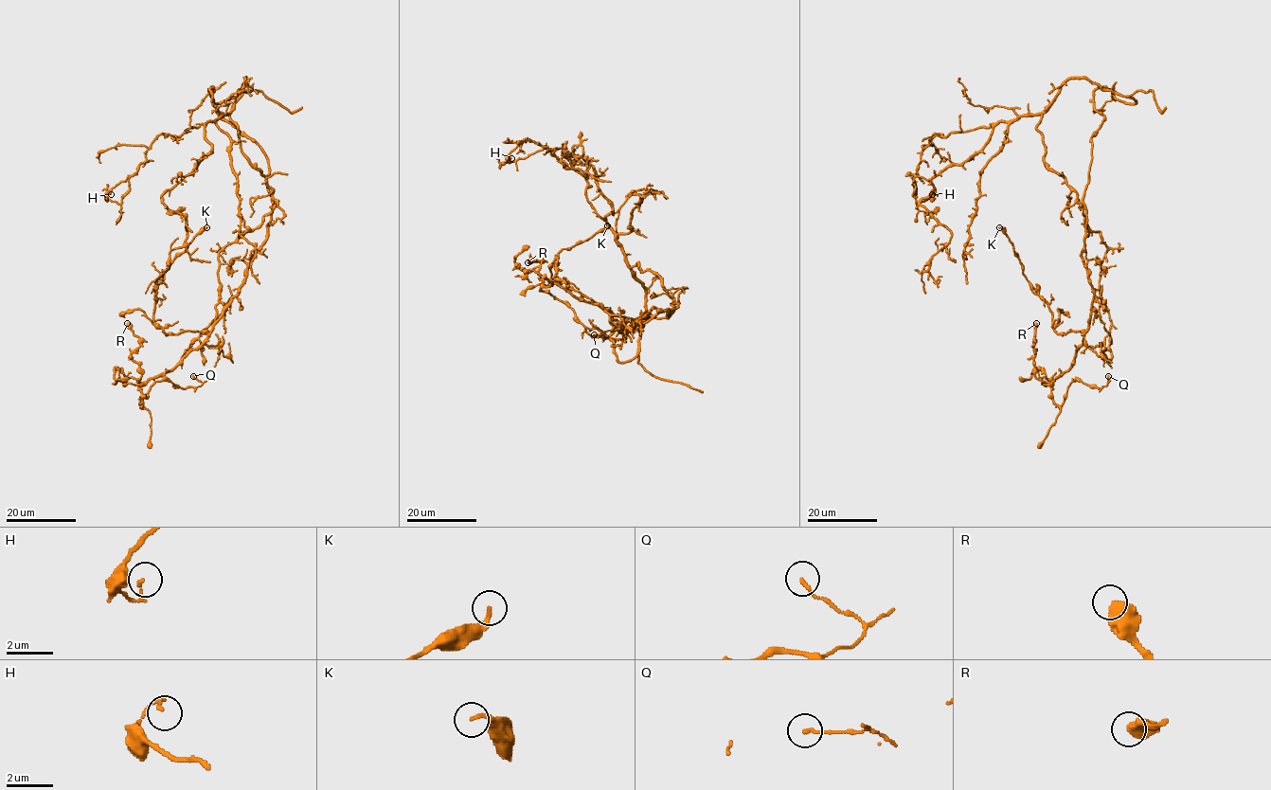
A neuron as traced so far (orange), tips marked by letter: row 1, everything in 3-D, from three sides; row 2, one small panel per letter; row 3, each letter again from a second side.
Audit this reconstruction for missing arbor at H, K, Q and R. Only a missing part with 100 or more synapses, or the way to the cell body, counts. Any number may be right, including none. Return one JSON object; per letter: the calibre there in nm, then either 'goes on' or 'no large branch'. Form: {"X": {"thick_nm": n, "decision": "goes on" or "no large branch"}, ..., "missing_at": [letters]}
{"H": {"thick_nm": 120, "decision": "no large branch"}, "K": {"thick_nm": 170, "decision": "no large branch"}, "Q": {"thick_nm": 120, "decision": "no large branch"}, "R": {"thick_nm": 500, "decision": "no large branch"}, "missing_at": []}

